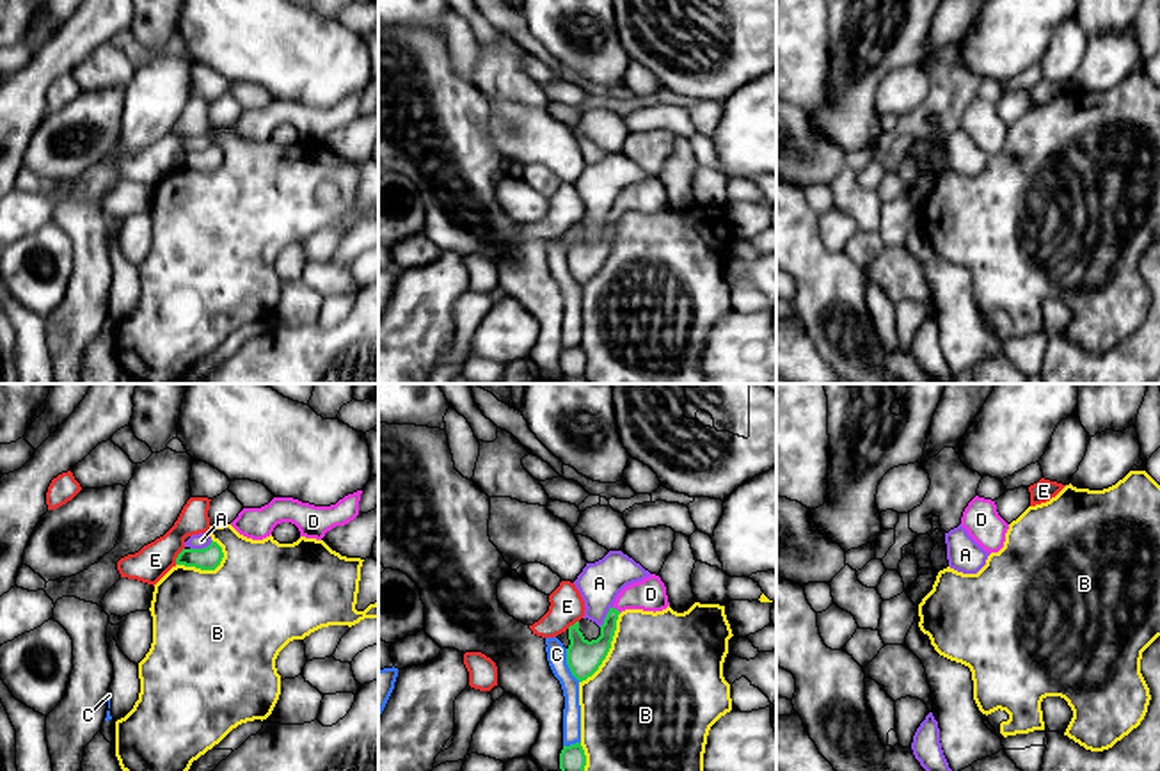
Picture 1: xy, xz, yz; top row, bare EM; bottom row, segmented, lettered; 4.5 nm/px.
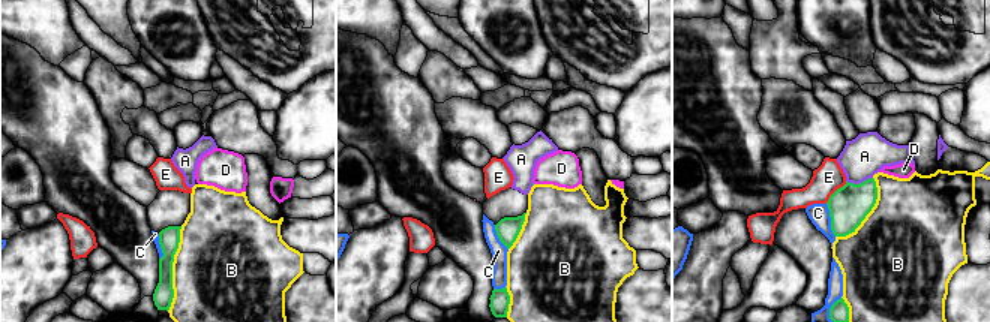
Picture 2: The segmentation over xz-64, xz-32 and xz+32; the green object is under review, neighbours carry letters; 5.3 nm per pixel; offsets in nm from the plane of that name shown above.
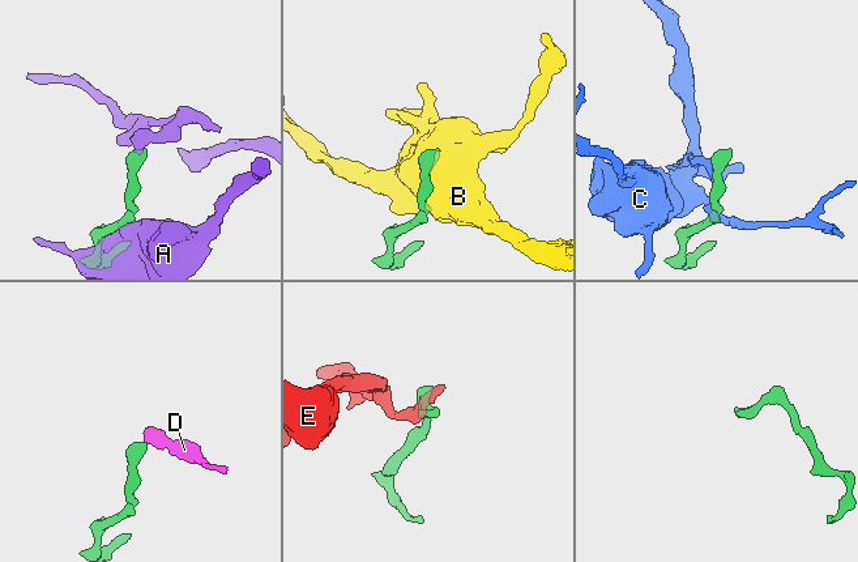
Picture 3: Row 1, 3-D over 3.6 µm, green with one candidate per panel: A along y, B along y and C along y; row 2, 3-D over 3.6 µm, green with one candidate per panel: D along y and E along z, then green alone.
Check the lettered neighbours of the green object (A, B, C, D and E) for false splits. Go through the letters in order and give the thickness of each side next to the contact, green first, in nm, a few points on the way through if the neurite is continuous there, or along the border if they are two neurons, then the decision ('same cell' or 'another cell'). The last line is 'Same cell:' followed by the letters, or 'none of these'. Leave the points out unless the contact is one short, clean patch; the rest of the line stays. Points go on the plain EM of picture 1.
A: 110/70 nm | another cell
B: 160/500 nm | another cell
C: 160/100 nm | another cell
D: 140/140 nm | across xz (587, 258), (606, 238), (617, 212), (629, 199), (651, 196) | same cell
E: 110/160 nm | along xy (183, 150), (174, 166) | another cell
Same cell: D

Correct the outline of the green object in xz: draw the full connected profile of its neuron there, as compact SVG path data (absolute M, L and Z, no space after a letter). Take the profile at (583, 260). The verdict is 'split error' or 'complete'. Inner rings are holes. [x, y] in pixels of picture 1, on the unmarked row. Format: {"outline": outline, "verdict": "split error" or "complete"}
{"outline": "M652 176L643 183L625 188L615 206L609 210L600 238L588 243L579 233L579 224L568 229L570 247L567 250L567 266L572 277L583 284L592 279L606 261L616 233L618 217L625 211L663 213L670 208L666 188L659 178Z", "verdict": "split error"}

